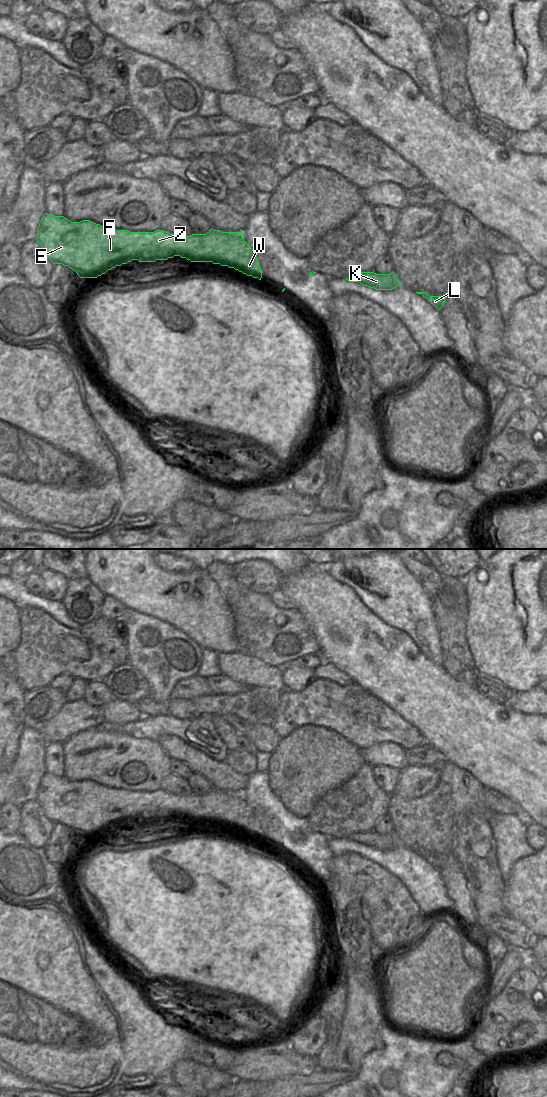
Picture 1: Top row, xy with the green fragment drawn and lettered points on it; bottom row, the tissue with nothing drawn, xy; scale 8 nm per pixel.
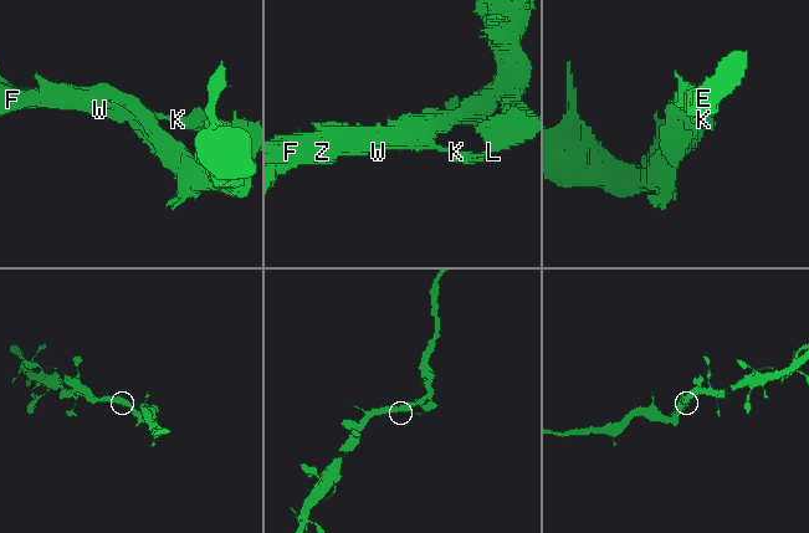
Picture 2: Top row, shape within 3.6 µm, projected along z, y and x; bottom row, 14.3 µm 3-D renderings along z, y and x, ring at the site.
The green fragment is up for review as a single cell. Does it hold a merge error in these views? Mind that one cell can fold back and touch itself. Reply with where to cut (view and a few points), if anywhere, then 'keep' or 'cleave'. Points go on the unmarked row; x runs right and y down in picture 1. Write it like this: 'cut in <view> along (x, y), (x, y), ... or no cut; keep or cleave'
no cut; keep

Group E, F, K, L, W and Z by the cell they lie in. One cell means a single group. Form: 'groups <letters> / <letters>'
groups E F K L W Z

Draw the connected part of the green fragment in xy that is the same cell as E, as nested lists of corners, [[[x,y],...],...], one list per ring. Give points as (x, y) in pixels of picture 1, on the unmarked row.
[[[44,773],[35,799],[45,816],[53,824],[62,824],[74,830],[80,838],[97,838],[108,830],[132,820],[155,822],[174,816],[191,822],[212,822],[234,828],[247,836],[261,840],[261,827],[251,806],[243,799],[243,792],[222,792],[210,789],[206,794],[178,796],[164,790],[154,792],[130,792],[116,790],[90,780],[72,782],[64,776]]]

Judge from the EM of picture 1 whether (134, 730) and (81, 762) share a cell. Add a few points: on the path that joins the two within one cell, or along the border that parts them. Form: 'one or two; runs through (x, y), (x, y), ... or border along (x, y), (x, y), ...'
two; border along (104, 729), (150, 740)

